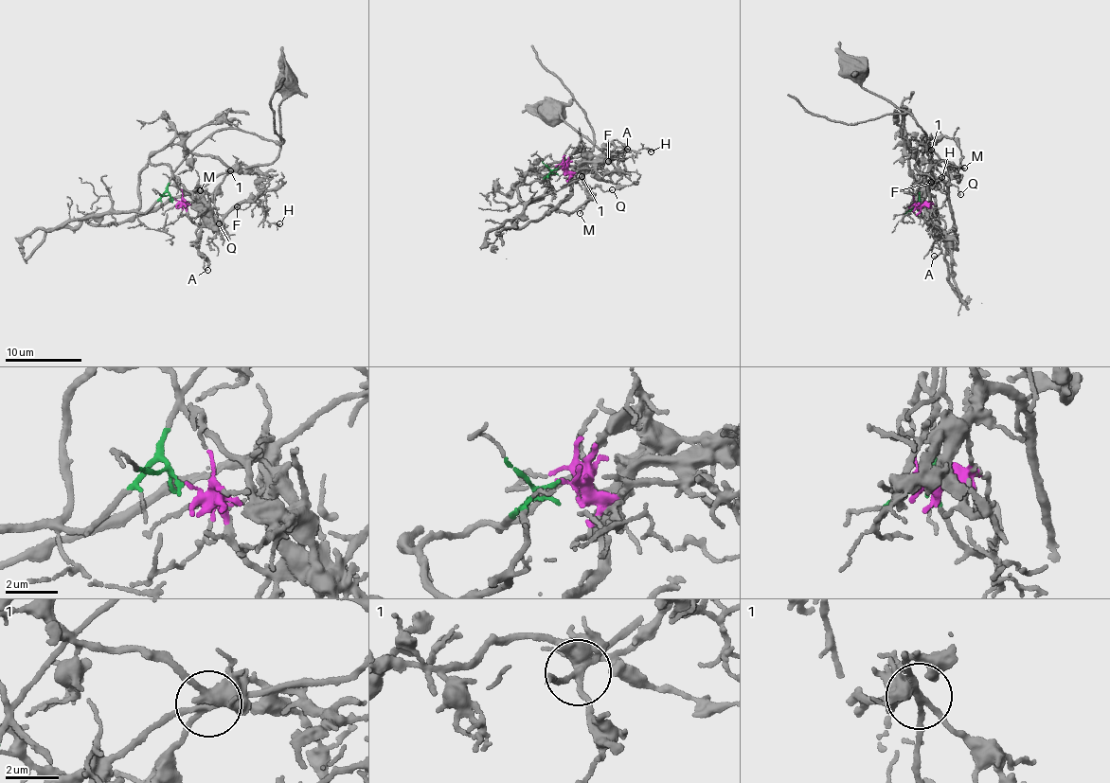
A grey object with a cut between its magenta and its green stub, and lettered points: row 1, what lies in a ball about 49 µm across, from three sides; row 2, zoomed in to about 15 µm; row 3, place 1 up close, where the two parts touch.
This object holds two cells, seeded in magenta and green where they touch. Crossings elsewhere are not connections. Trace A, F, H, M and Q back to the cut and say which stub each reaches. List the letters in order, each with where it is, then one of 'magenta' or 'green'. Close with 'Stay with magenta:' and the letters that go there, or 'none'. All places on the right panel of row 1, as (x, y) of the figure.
A: at (934, 256); magenta
F: at (931, 182); magenta
H: at (941, 177); magenta
M: at (964, 168); green
Q: at (960, 194); green
Stay with magenta: A, F, H

